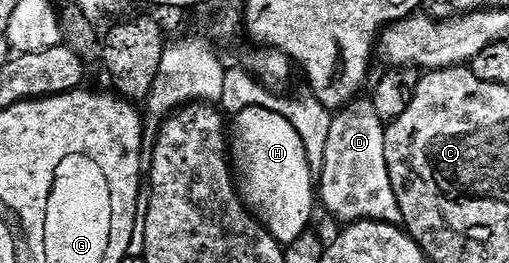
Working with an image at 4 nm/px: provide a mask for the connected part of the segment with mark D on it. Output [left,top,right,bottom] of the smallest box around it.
[317,97,403,226]

